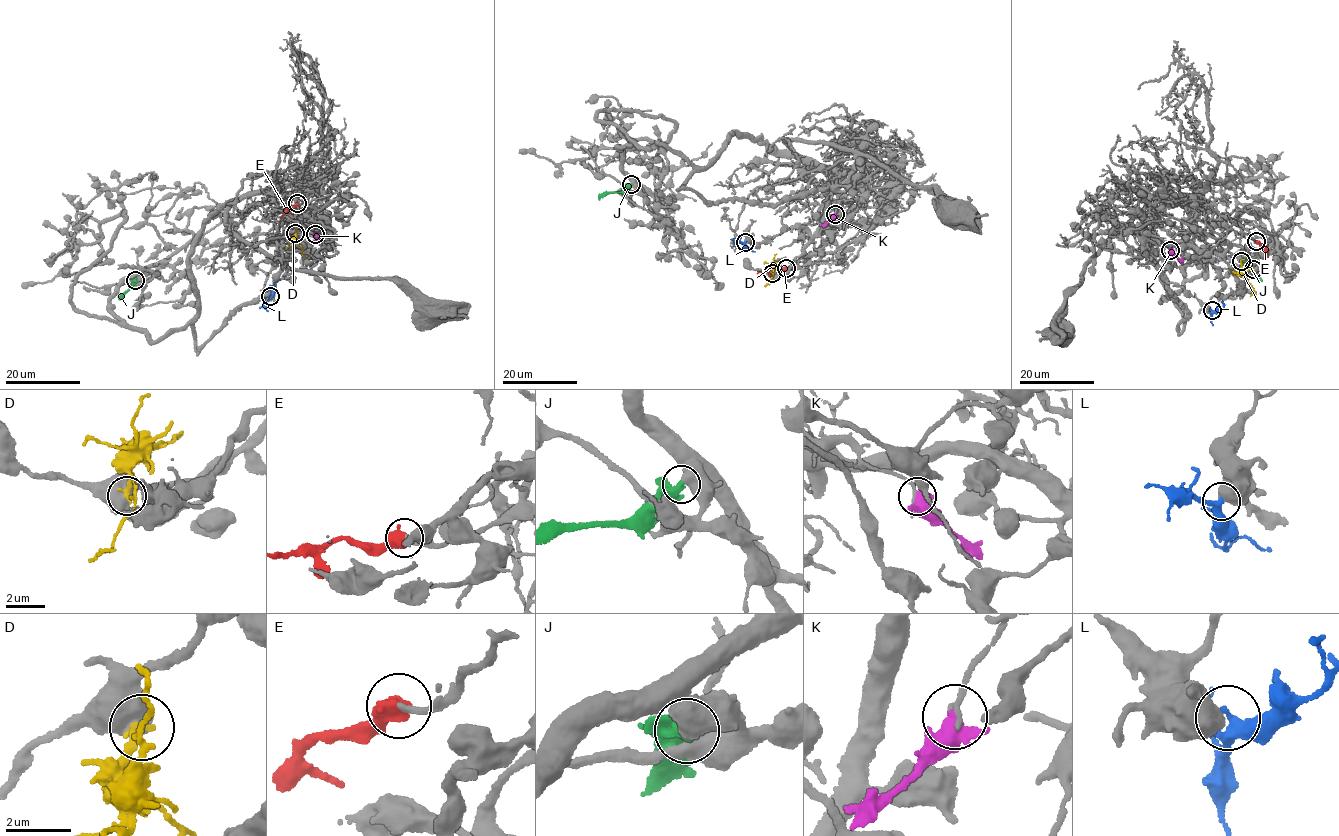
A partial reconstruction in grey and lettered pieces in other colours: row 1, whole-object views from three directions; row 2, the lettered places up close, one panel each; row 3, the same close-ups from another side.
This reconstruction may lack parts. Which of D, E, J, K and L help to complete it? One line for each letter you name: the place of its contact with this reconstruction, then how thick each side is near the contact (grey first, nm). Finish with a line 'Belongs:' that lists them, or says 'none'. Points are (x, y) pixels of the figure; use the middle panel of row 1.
E: Touches grey at (786, 268). Thickness 220 nm (grey) against 600 nm
Belongs: E

